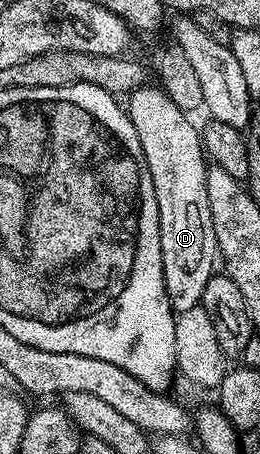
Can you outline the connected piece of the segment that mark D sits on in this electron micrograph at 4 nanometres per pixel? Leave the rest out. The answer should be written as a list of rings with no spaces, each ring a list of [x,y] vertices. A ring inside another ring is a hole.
[[[146,85],[128,94],[129,119],[140,137],[140,147],[155,185],[159,209],[160,249],[163,257],[164,287],[174,312],[181,314],[200,304],[203,289],[215,273],[219,255],[207,196],[206,169],[209,166],[201,134],[185,111],[165,91]]]

